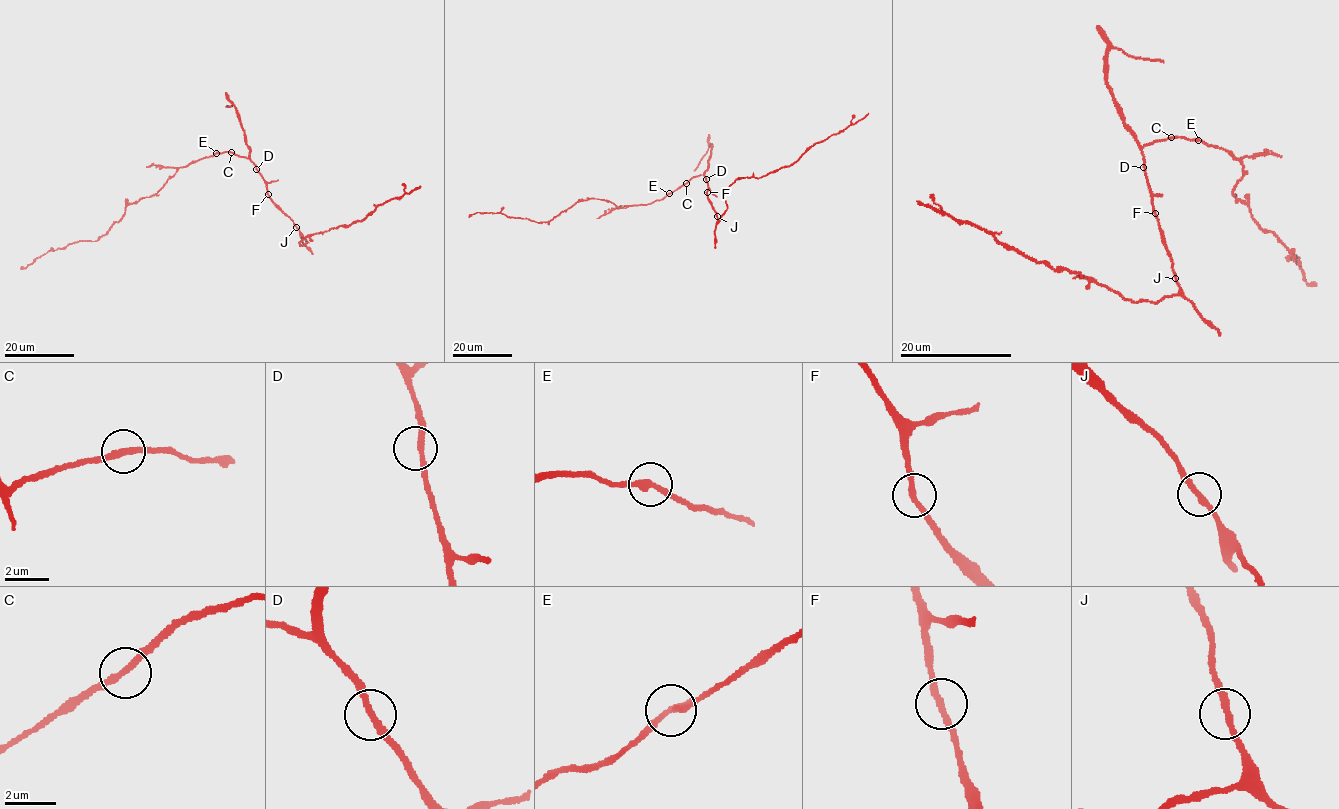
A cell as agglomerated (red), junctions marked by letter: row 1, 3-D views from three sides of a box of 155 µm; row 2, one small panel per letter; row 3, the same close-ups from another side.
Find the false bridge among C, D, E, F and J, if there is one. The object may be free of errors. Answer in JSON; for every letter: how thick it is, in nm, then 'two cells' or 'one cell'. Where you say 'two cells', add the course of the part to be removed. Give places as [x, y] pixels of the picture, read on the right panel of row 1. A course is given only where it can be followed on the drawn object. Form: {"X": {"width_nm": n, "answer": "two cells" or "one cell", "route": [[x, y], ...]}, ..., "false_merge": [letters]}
{"C": {"width_nm": 240, "answer": "one cell"}, "D": {"width_nm": 240, "answer": "one cell"}, "E": {"width_nm": 260, "answer": "one cell"}, "F": {"width_nm": 240, "answer": "one cell"}, "J": {"width_nm": 240, "answer": "one cell"}, "false_merge": []}

